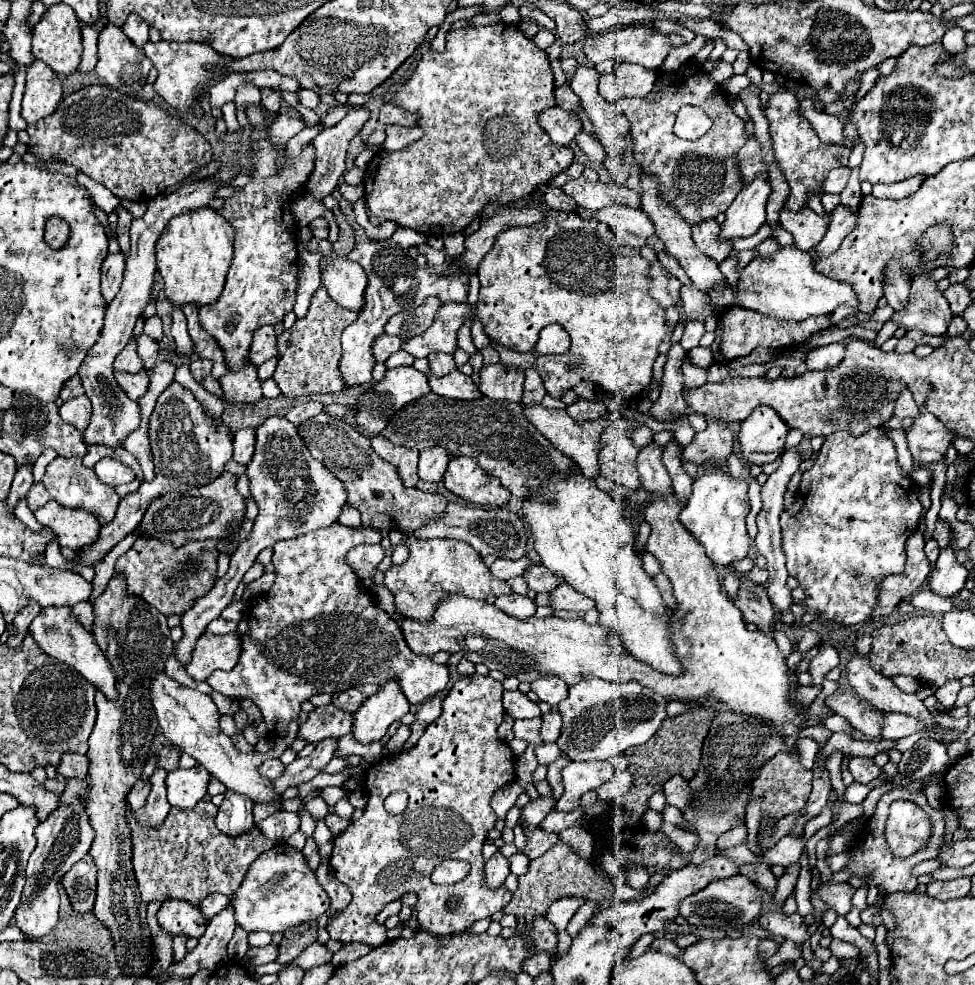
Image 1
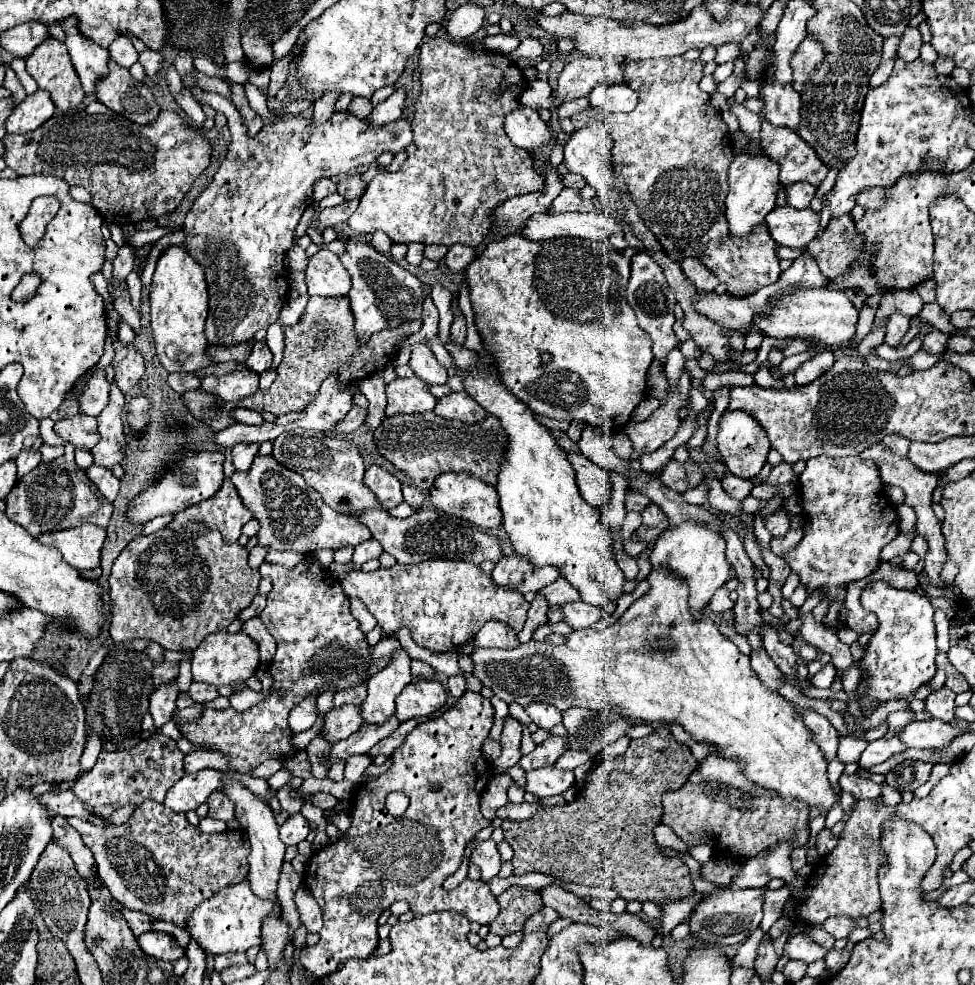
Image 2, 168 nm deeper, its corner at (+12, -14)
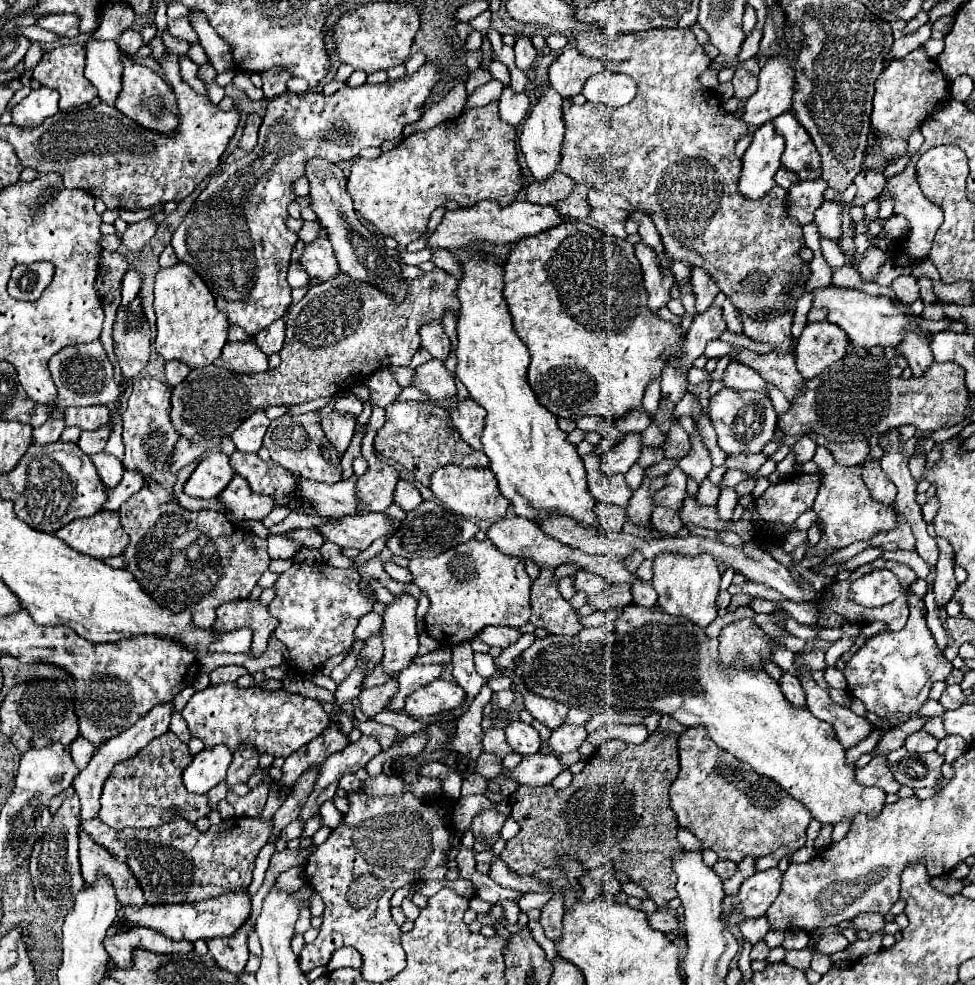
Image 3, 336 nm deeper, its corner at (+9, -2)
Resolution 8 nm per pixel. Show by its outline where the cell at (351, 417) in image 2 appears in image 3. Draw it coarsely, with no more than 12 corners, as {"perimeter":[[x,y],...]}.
{"perimeter":[[388,368],[372,374],[368,402],[384,408],[400,394]]}

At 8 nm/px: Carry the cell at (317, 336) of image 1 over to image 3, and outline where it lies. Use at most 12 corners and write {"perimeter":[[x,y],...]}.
{"perimeter":[[436,268],[394,304],[348,274],[288,310],[282,364],[192,370],[172,424],[230,436],[254,410],[328,398],[408,366],[458,316]]}

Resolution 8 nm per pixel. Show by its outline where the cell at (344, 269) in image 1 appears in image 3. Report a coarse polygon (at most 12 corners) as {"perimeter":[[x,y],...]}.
{"perimeter":[[316,238],[300,256],[308,276],[326,282],[338,260],[328,238]]}

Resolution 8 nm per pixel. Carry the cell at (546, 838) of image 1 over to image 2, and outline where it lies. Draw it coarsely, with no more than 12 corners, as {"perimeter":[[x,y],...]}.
{"perimeter":[[667,728],[602,760],[573,802],[503,820],[513,874],[689,896],[653,828],[697,768]]}

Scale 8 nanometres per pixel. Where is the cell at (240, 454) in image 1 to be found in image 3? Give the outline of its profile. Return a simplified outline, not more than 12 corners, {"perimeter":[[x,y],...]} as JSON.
{"perimeter":[[256,410],[230,438],[240,452],[258,452],[270,420]]}

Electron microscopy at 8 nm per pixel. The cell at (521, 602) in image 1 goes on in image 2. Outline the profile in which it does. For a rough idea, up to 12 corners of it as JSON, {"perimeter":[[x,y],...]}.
{"perimeter":[[487,622],[473,640],[475,648],[517,648],[511,626]]}

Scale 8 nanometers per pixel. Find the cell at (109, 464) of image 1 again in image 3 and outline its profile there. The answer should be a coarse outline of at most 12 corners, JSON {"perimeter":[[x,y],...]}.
{"perimeter":[[106,452],[94,454],[92,462],[106,488],[122,480],[124,466]]}

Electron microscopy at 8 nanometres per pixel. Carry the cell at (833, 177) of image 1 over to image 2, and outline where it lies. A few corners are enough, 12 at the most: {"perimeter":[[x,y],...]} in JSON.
{"perimeter":[[795,182],[785,188],[787,206],[803,210],[817,188],[809,182]]}

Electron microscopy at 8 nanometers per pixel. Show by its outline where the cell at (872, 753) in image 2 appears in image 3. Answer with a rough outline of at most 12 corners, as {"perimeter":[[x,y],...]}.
{"perimeter":[[914,732],[904,748],[916,754],[932,752],[938,740],[928,732]]}

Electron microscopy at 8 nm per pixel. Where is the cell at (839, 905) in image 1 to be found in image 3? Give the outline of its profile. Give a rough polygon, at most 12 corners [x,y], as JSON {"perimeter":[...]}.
{"perimeter":[[858,914],[856,930],[872,934],[884,926],[882,914]]}

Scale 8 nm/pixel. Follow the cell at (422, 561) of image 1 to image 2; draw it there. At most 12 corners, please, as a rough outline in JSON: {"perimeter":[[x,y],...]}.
{"perimeter":[[431,560],[341,580],[393,636],[431,652],[489,620],[519,634],[529,602],[479,564]]}

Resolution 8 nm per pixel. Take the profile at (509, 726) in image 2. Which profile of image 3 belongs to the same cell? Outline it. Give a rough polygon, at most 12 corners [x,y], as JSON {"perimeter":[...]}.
{"perimeter":[[520,720],[504,726],[508,746],[522,756],[542,746],[538,732]]}

